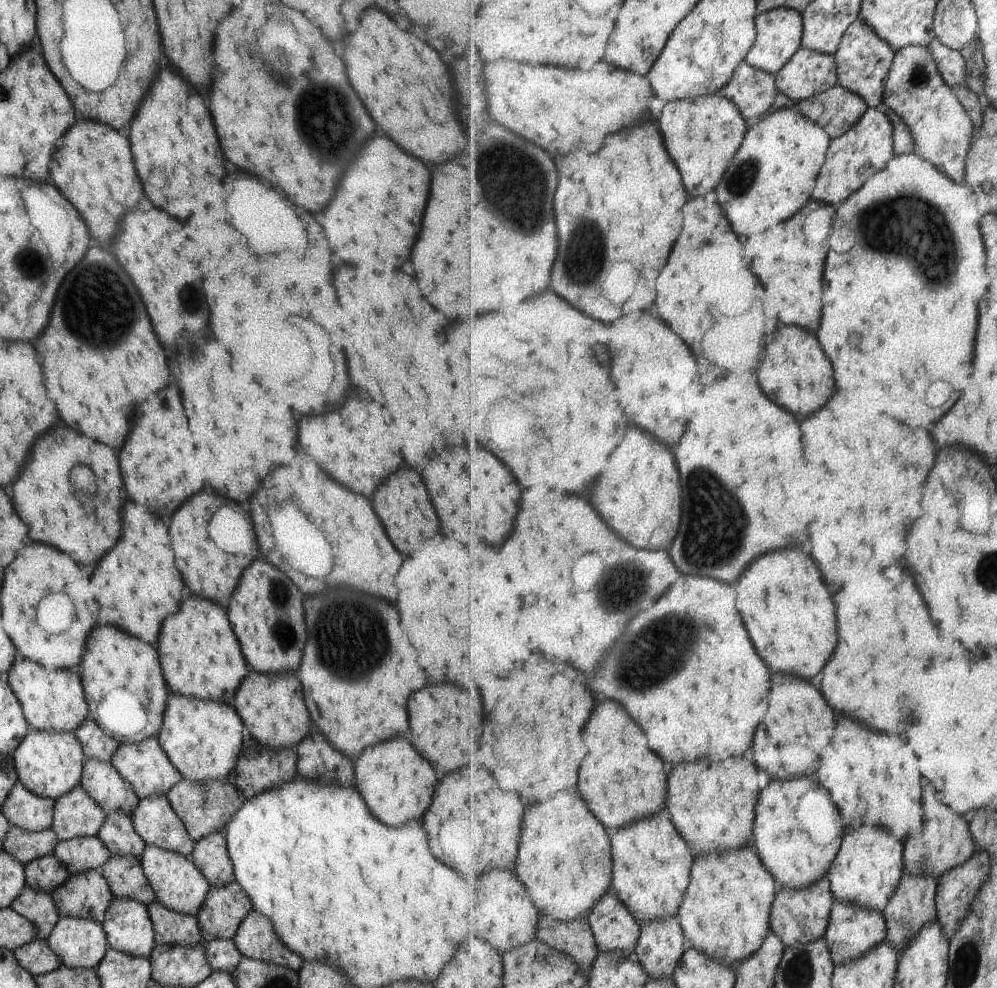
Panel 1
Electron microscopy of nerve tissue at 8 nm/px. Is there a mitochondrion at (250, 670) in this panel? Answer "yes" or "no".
no

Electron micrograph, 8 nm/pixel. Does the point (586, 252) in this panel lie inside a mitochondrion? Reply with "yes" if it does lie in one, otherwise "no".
yes

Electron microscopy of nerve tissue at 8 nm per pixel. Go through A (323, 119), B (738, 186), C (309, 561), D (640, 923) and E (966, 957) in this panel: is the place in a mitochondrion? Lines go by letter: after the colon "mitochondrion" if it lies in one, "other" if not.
A: mitochondrion
B: mitochondrion
C: other
D: other
E: mitochondrion

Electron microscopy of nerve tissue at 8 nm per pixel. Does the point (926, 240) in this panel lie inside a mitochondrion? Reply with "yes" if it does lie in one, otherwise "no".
yes

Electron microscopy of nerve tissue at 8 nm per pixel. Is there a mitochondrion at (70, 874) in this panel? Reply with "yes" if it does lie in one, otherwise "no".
no

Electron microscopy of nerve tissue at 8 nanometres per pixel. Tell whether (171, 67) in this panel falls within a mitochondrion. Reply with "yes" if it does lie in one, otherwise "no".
no

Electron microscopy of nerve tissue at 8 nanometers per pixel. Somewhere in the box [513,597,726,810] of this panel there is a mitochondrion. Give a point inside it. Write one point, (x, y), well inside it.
(657, 650)

